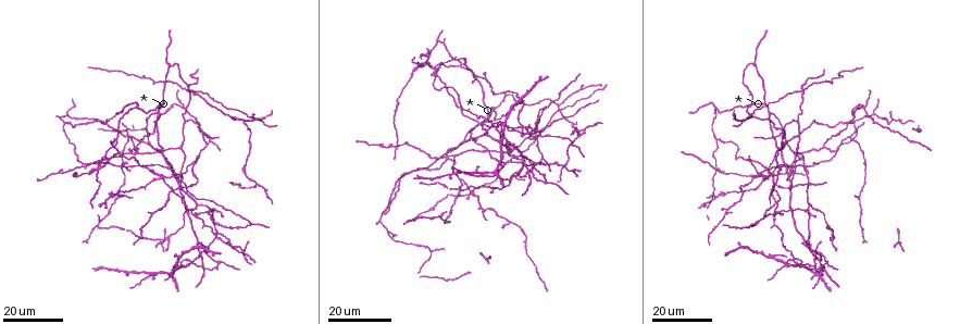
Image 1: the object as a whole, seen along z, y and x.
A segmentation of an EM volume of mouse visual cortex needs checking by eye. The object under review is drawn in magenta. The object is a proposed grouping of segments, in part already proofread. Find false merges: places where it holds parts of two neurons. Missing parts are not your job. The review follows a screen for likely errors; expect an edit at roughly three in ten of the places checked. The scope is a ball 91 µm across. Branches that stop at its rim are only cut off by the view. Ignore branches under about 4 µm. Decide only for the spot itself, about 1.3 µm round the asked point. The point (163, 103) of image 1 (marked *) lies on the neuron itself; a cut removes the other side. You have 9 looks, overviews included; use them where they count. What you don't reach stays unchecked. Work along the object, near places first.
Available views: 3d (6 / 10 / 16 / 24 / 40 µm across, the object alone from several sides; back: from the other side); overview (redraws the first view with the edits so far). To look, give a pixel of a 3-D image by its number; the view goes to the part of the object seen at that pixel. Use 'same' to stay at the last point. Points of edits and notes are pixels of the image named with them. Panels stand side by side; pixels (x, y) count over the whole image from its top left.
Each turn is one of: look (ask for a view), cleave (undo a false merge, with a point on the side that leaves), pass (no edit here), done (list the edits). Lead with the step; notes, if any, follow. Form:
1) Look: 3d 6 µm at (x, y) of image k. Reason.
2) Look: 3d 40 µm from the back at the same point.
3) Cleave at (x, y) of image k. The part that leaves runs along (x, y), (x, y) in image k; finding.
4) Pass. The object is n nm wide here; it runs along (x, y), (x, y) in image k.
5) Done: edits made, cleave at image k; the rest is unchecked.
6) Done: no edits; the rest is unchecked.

Look: 3d 16 µm at (204, 134) of image 1.

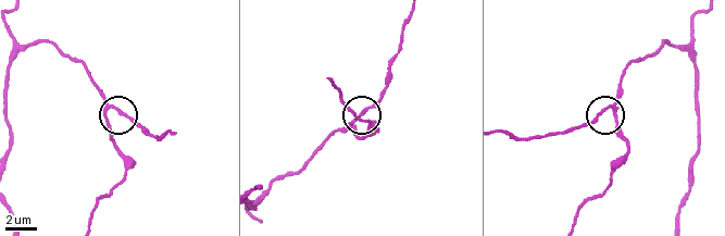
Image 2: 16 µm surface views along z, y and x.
Look: 3d 10 µm at (108, 106) of image 2.

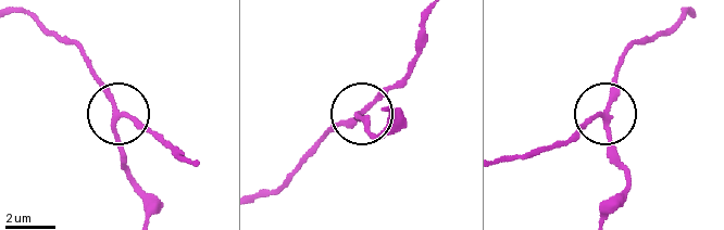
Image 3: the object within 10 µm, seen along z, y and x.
Pass. It runs along (694, 12), (627, 55), (608, 105), (566, 140) in image 3; continuous, no second neuron.

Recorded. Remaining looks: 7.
Look: 3d 16 µm at (725, 211) of image 1. Side arm on a straight run.

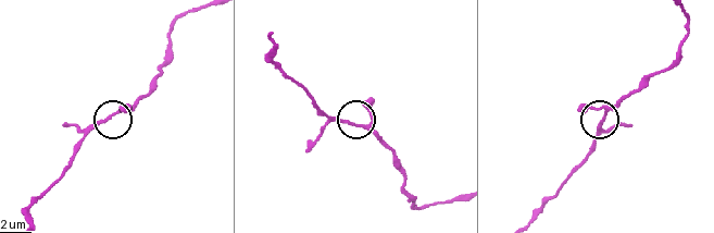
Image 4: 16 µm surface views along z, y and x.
Look: 3d 10 µm at (605, 113) of image 4. Closer look.

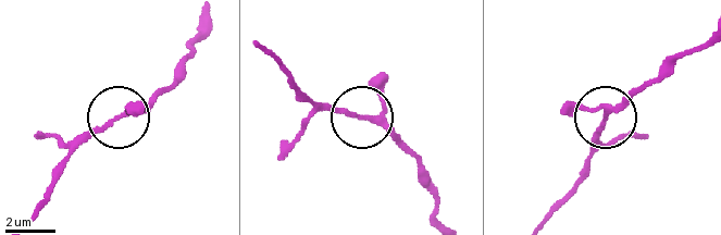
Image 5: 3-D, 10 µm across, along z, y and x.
Pass. 3 arms meet here; all the same neuron.

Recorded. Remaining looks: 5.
Look: 3d 24 µm at (792, 184) of image 1. Three arms meet.

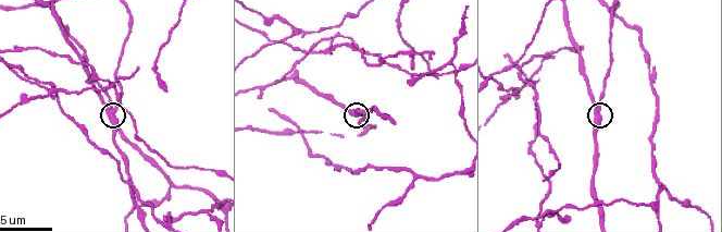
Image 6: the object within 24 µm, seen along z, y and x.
Look: 3d 10 µm at (112, 113) of image 6. Zoom in.

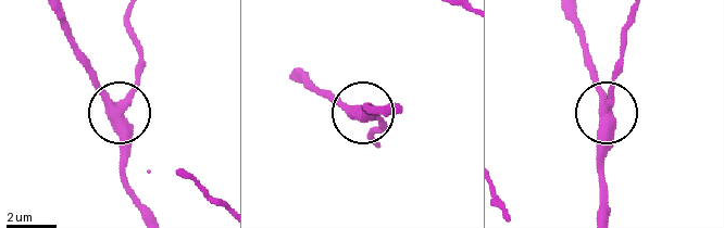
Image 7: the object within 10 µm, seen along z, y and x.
Look: 3d 10 µm from the back at (122, 112) of image 7.

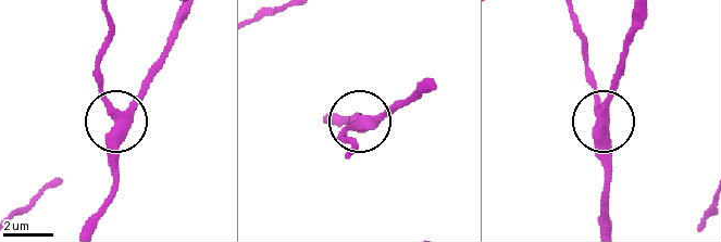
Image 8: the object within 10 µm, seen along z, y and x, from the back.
Pass. The object is 390 nm wide here; it runs along (185, 20), (164, 64), (121, 119), (119, 186) in image 8; one neuron here.

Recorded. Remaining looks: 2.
Look: 3d 16 µm at (569, 171) of image 1. Three arms meet.

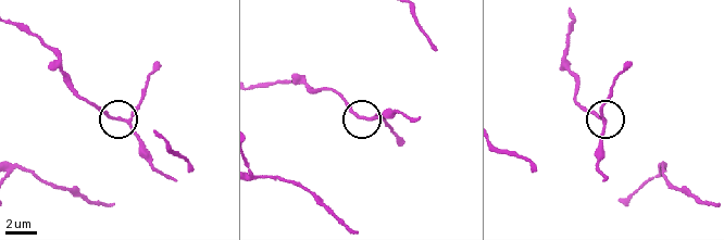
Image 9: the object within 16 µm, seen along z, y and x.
Look: 3d 6 µm at (129, 124) of image 9.

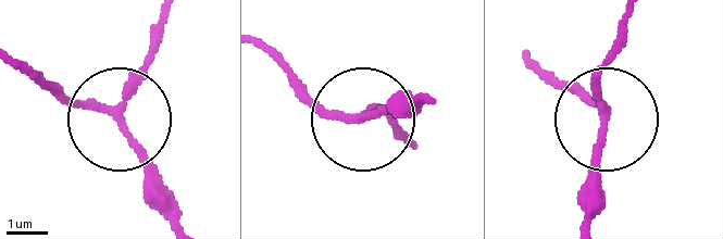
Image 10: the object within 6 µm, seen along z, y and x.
Pass. The object is 170 nm wide here; all the same neuron.

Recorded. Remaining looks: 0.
Done: no edits; the rest is unchecked.

